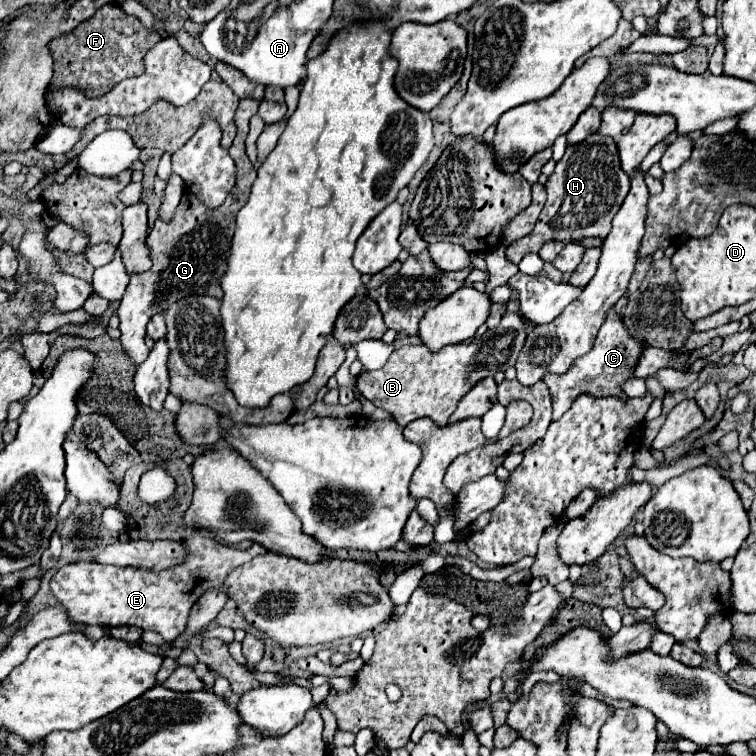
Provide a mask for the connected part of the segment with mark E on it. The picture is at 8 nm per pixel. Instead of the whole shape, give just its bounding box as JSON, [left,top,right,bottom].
[50,534,266,642]

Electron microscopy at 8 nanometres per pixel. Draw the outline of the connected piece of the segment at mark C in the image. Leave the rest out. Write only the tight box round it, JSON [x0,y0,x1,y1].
[544,308,644,420]

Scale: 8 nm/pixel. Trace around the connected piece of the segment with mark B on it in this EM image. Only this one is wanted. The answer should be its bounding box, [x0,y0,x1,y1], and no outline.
[356,312,526,428]

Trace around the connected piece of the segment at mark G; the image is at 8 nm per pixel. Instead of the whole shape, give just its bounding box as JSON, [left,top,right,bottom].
[118,98,260,366]

